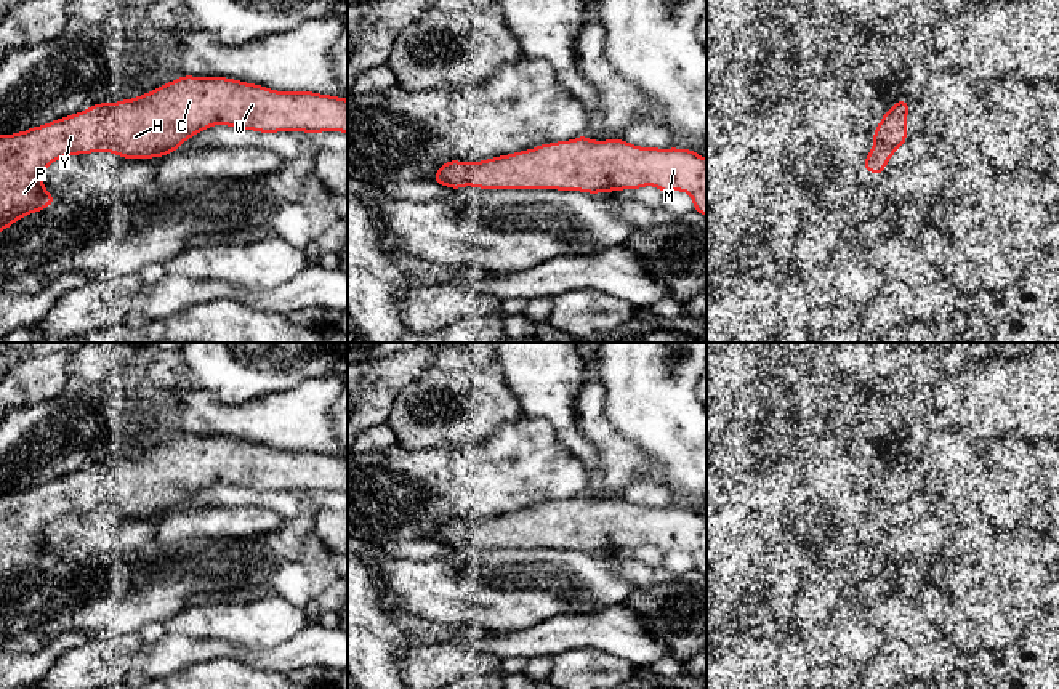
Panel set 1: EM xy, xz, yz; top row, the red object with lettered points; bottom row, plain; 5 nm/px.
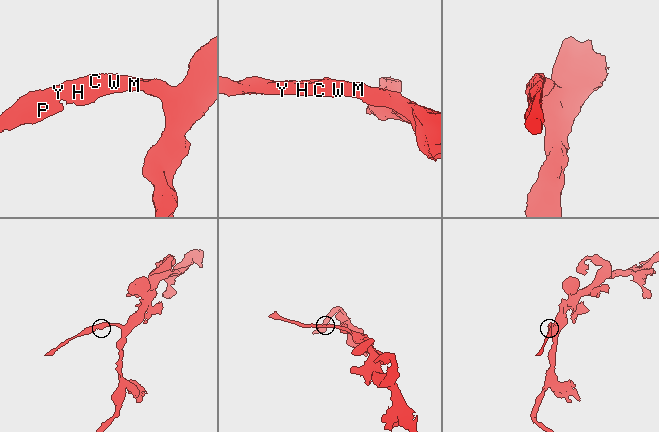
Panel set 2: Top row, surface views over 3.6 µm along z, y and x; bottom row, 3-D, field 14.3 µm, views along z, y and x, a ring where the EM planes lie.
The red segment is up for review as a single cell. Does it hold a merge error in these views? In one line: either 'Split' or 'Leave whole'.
Leave whole

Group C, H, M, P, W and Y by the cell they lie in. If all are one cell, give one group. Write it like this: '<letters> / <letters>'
C H M P W Y

